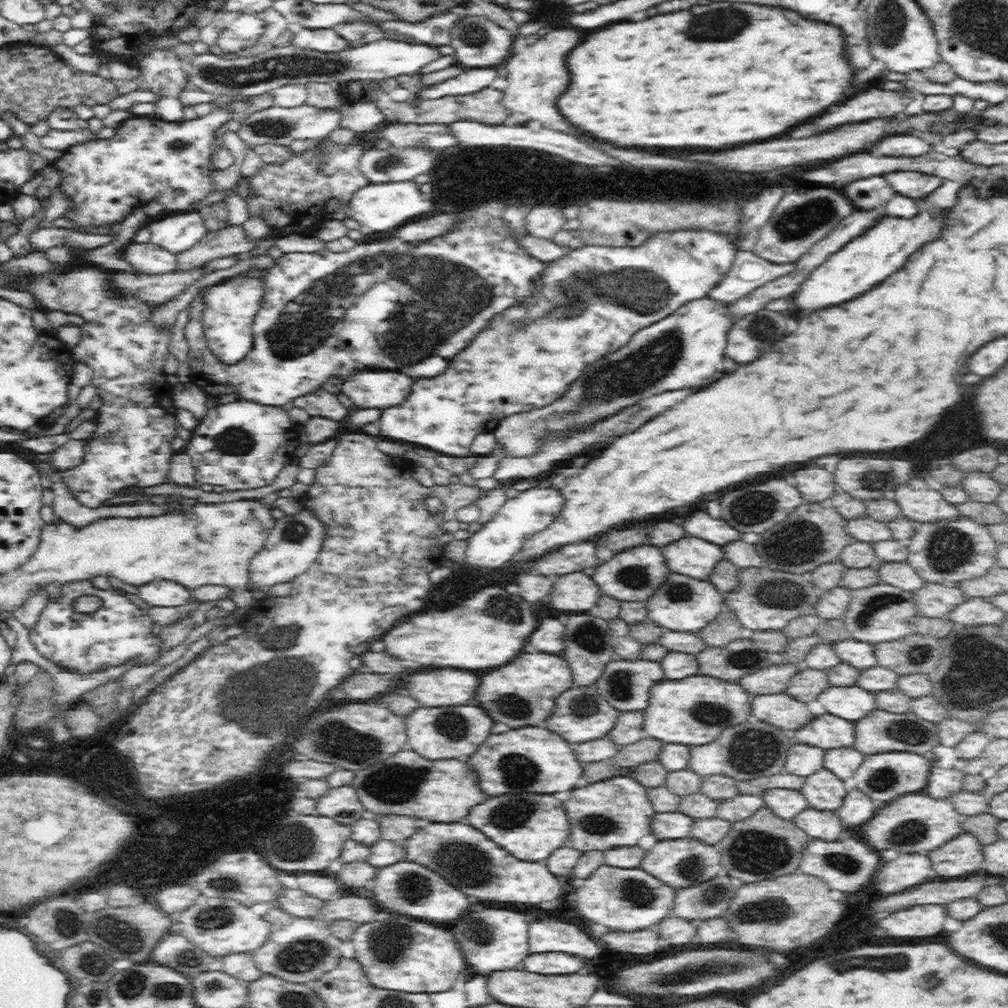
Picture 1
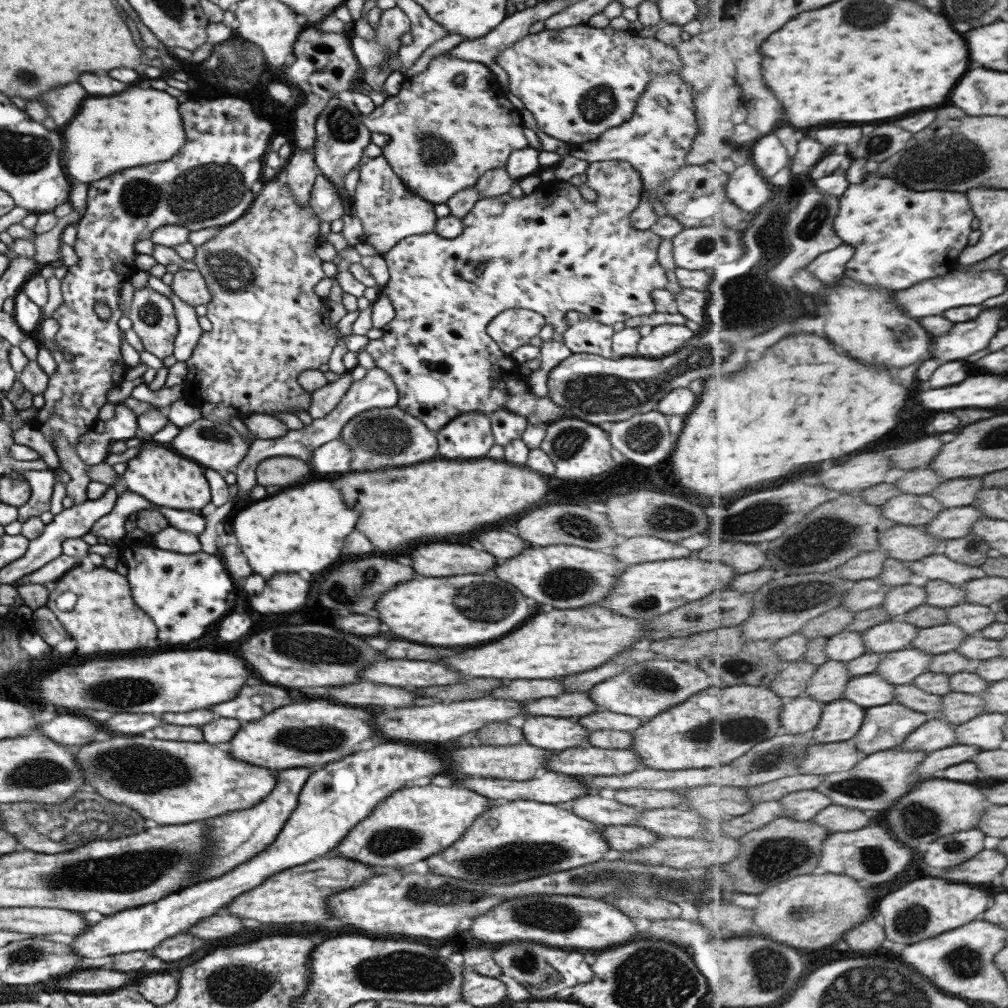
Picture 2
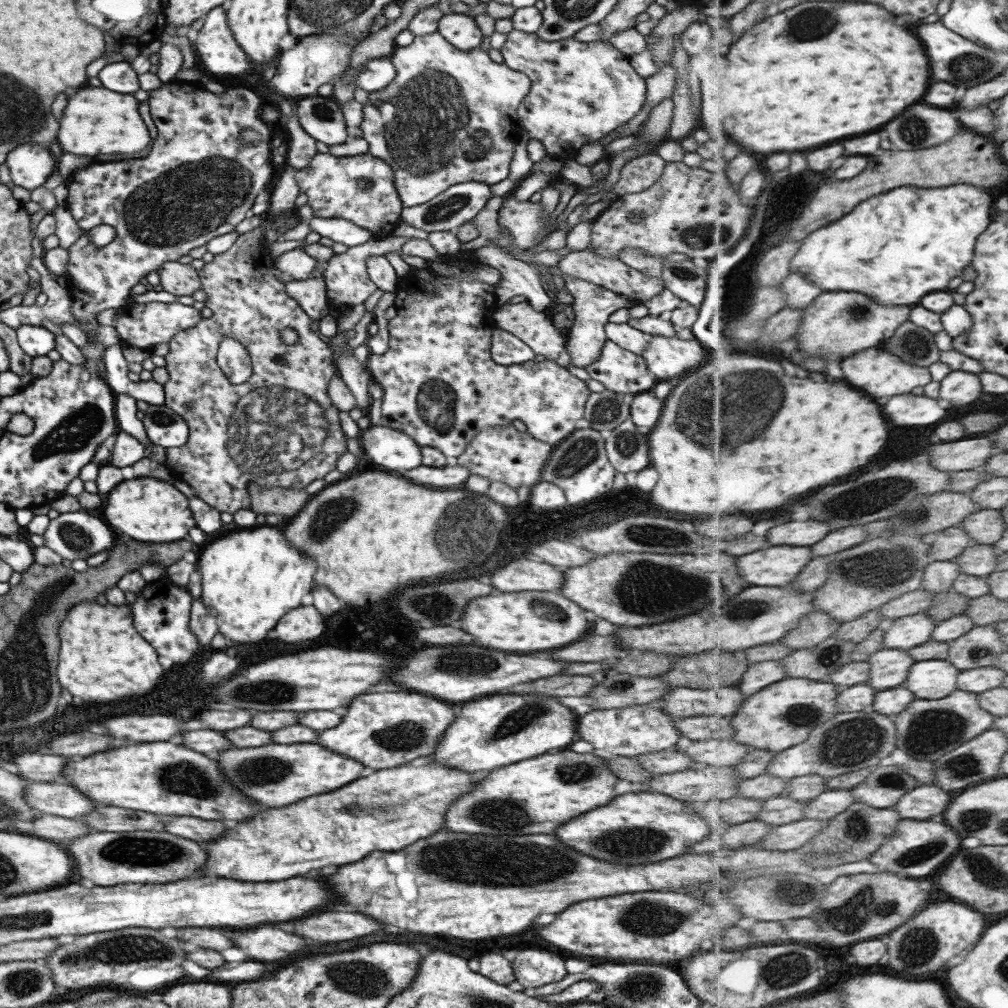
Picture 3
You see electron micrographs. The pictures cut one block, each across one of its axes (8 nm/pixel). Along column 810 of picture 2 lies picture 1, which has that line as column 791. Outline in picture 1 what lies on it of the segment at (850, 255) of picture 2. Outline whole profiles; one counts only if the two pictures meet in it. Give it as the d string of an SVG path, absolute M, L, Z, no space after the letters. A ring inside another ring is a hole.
M737 252L730 270L708 291L706 299L728 306L755 288L788 274L792 268L794 264L774 265L756 257L753 252Z

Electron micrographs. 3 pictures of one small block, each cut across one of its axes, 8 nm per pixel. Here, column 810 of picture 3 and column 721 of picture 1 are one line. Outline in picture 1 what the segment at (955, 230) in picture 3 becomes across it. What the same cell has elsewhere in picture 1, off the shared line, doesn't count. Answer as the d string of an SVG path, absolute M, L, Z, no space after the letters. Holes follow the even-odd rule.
M676 231L676 232L663 232L655 234L651 239L648 239L642 246L636 248L624 247L624 248L612 248L607 246L586 246L579 249L570 250L562 256L558 256L556 260L546 260L542 262L542 272L536 280L536 284L532 286L530 290L530 296L526 300L520 300L512 306L508 306L506 310L500 311L484 326L476 338L472 338L468 346L464 347L464 350L460 354L456 354L456 358L450 360L448 368L444 374L436 376L436 378L418 378L414 380L412 384L412 390L410 394L404 398L402 404L396 404L396 406L390 406L390 408L384 408L382 414L380 414L380 438L384 440L392 440L392 442L410 442L410 444L416 444L416 446L424 446L424 448L430 448L430 450L436 450L446 456L464 457L471 455L471 444L474 438L478 434L492 433L495 429L495 425L500 422L500 419L506 418L509 414L516 412L524 412L542 406L548 406L552 404L556 398L560 398L566 388L572 384L580 376L581 371L584 370L584 366L588 362L594 362L606 354L610 354L615 350L618 350L621 346L624 346L629 342L631 336L641 328L650 326L653 322L658 322L661 318L666 318L669 314L675 313L681 306L687 304L687 302L695 301L706 297L709 290L712 290L713 286L716 286L724 274L730 270L731 264L735 254L734 245L732 245L732 237L726 237L724 235L708 232L708 231ZM622 308L628 308L630 314L624 316Z

